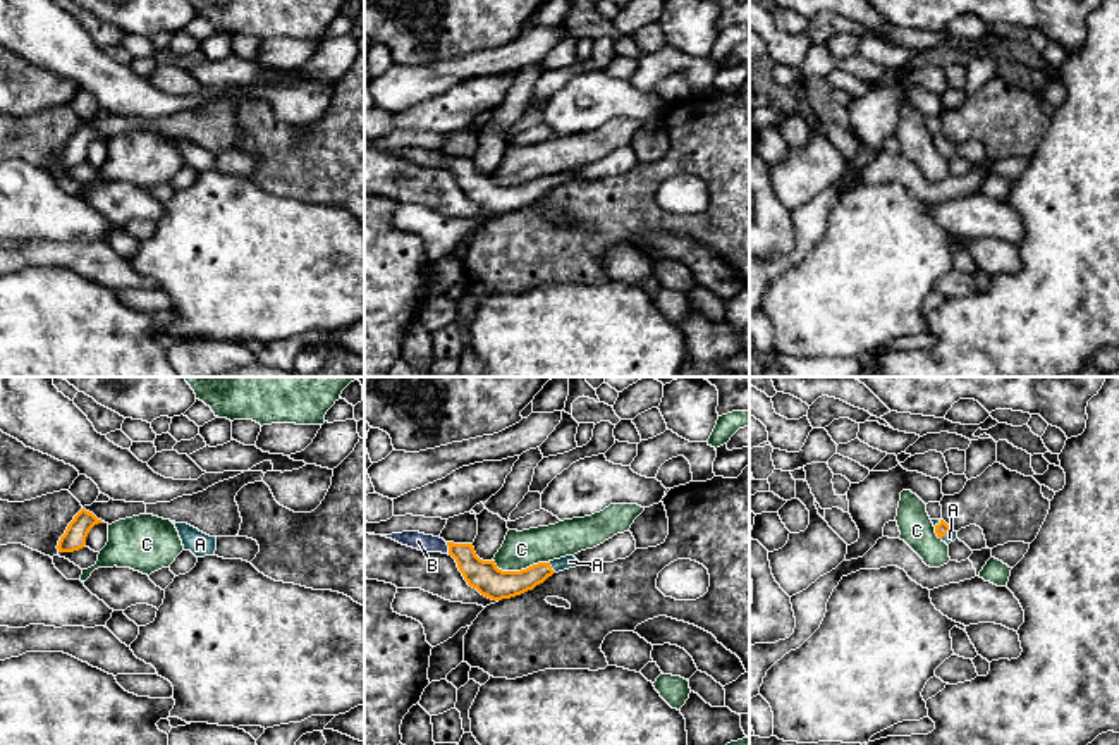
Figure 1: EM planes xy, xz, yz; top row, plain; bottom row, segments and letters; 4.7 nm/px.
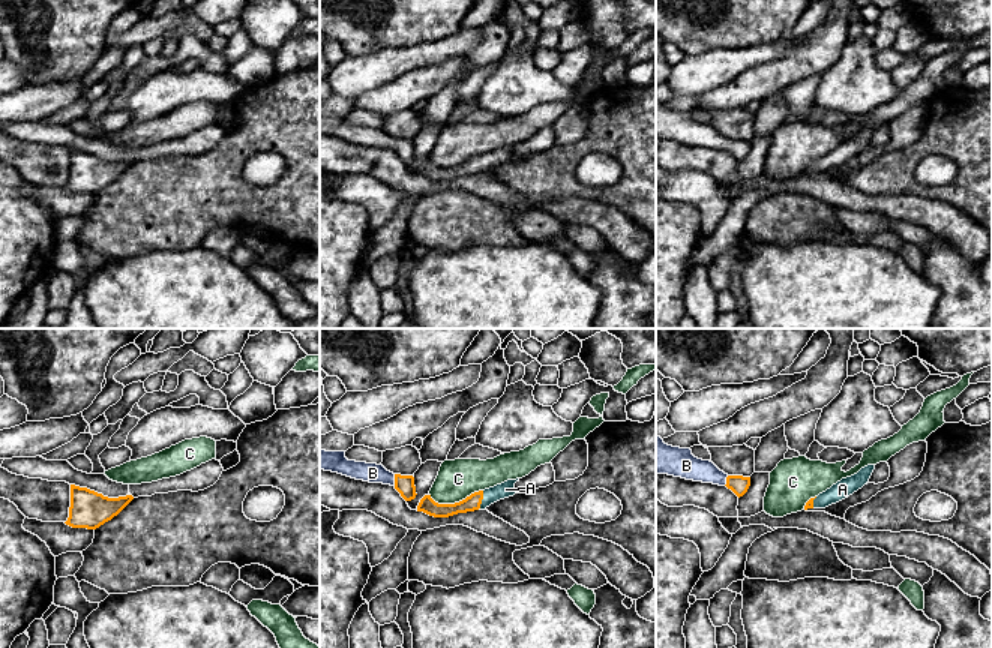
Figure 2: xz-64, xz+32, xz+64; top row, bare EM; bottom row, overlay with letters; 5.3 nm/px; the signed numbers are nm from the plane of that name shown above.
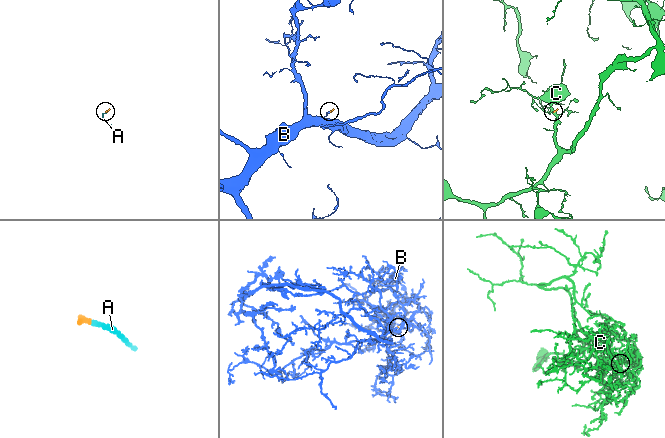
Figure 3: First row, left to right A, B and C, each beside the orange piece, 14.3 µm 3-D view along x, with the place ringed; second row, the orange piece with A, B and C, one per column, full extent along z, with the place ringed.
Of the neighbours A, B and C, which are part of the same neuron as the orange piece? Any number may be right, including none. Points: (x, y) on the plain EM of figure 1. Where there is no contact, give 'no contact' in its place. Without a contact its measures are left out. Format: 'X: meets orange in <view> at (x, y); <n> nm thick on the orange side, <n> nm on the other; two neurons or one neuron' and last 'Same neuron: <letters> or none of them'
A: meets orange in xz at (550, 181); 130 nm thick on the orange side, 60 nm on the other; one neuron
B: meets orange in xz at (449, 162); 150 nm thick on the orange side, 80 nm on the other; one neuron
C: meets orange in xz at (521, 184); 150 nm thick on the orange side, 180 nm on the other; two neurons
Same neuron: A, B

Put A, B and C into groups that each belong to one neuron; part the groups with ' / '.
A B / C

